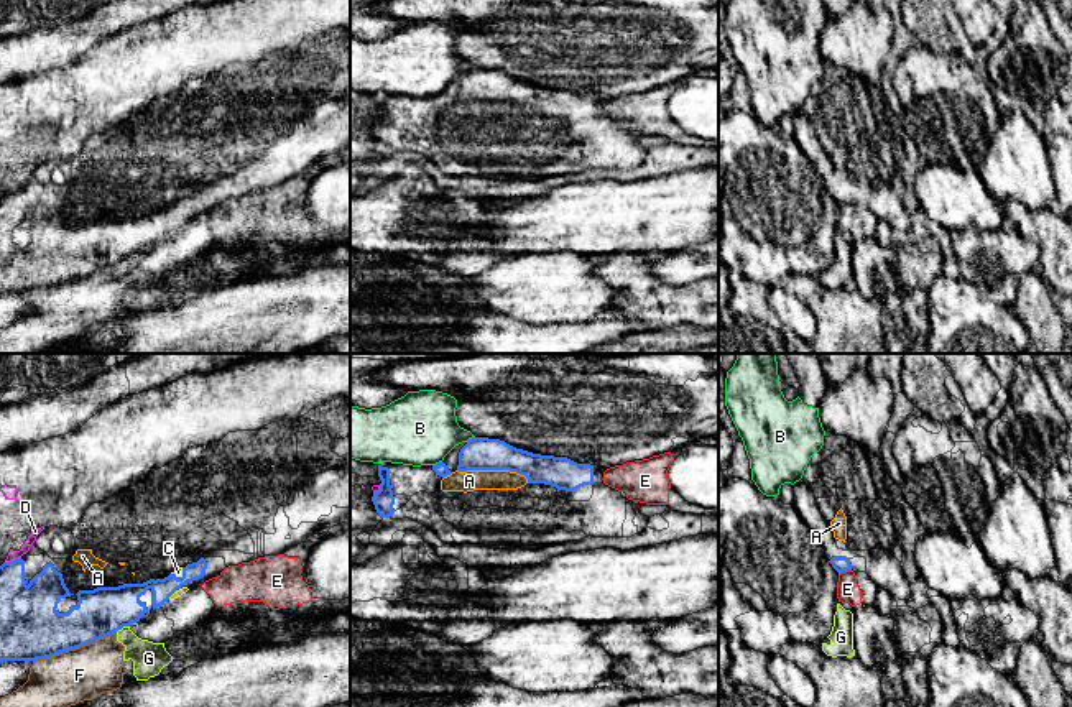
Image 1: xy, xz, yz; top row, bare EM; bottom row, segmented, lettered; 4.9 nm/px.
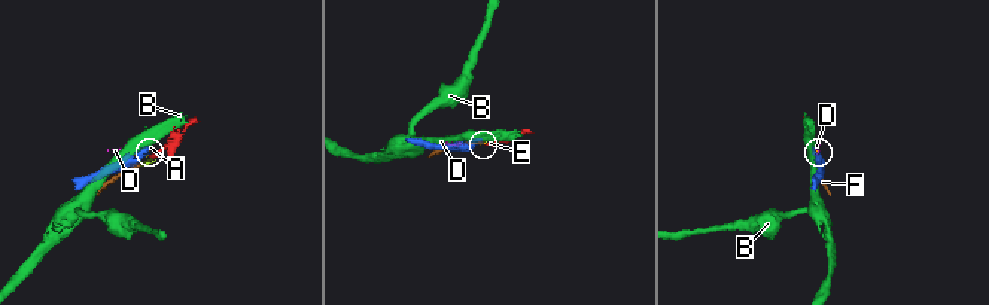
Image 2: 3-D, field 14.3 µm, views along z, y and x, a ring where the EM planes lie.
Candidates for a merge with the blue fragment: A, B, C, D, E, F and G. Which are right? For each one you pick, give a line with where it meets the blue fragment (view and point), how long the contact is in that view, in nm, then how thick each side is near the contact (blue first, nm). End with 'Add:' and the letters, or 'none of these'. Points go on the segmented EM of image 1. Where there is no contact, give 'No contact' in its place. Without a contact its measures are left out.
A: Touches blue at xz (494, 469). Shared border 360 nm. Thickness 160 nm (blue) against 100 nm
C: Touches blue at xy (183, 572). Shared border 60 nm. Thickness 100 nm (blue) against 40 nm
Add: A, C

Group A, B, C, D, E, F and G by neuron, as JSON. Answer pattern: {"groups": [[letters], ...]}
{"groups": [["A", "C"], ["B"], ["D"], ["E", "F", "G"]]}

